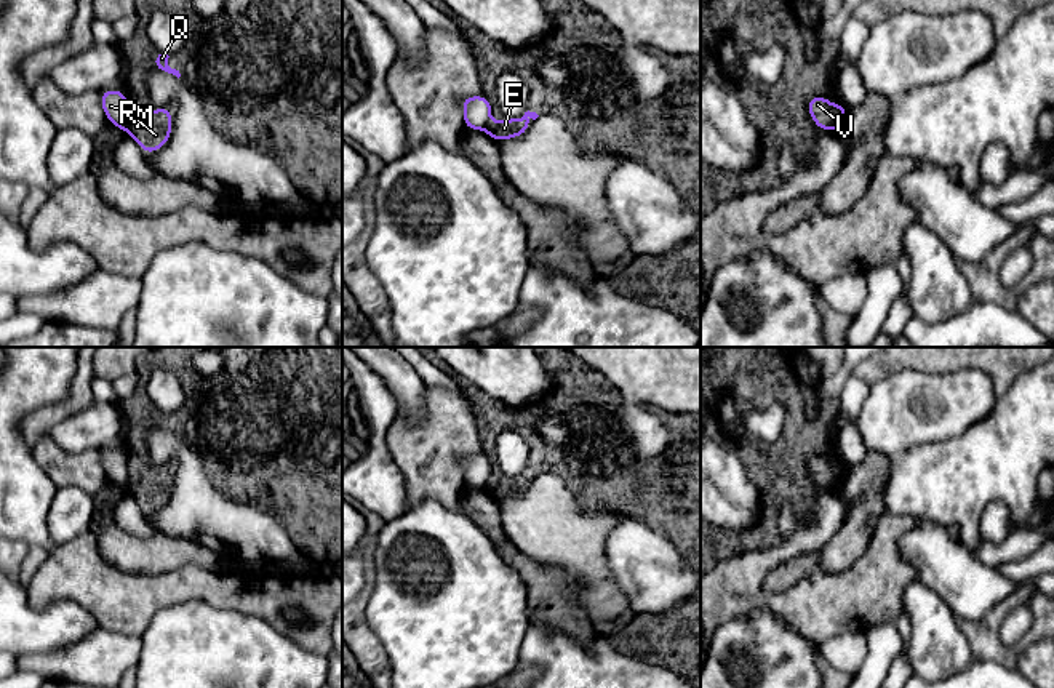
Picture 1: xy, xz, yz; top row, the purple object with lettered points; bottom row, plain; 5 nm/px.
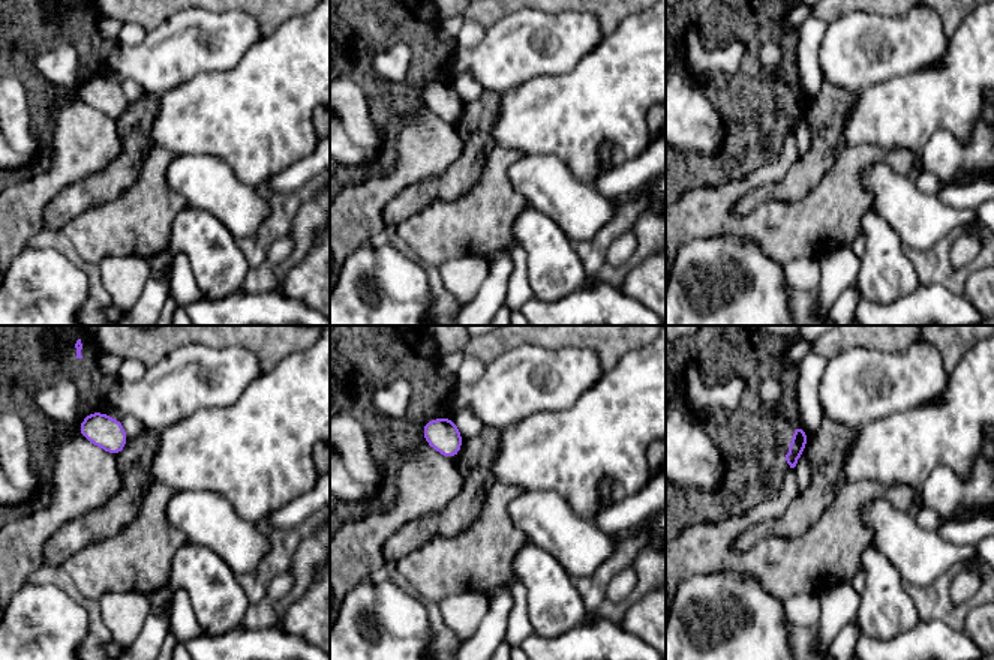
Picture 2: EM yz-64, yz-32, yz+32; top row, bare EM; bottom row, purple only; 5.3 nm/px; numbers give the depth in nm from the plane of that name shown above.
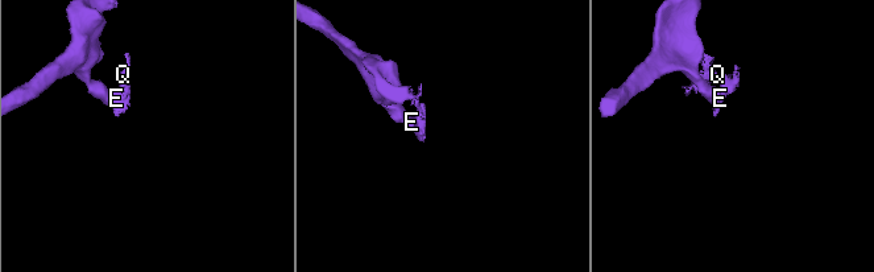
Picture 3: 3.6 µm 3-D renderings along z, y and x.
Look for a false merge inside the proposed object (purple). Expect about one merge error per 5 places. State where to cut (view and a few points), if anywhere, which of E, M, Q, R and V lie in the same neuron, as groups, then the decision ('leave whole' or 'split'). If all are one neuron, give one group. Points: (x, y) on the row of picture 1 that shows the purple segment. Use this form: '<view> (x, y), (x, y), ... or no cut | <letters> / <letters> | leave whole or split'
yz (837, 111), (830, 130) | E Q R / M V | split

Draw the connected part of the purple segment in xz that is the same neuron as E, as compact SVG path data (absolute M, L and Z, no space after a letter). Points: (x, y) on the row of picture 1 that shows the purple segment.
M525 112L523 117L517 120L502 118L497 122L488 122L485 126L485 133L489 134L494 141L512 139L521 136L528 131L531 125L531 118L536 120L539 115L536 112Z

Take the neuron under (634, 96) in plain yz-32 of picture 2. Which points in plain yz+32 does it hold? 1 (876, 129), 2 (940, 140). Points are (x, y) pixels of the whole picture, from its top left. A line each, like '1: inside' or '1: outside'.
1: inside
2: outside

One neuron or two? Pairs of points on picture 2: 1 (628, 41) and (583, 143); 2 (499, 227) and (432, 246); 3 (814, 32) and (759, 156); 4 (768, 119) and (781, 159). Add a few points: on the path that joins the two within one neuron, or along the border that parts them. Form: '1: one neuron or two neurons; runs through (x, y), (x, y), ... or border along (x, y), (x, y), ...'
1: one neuron; runs through (628, 66), (628, 71), (583, 117)
2: one neuron; runs through (483, 227), (449, 230)
3: two neurons; border along (796, 62), (799, 89), (810, 99)
4: two neurons; border along (793, 131), (786, 135), (777, 153), (750, 171)

